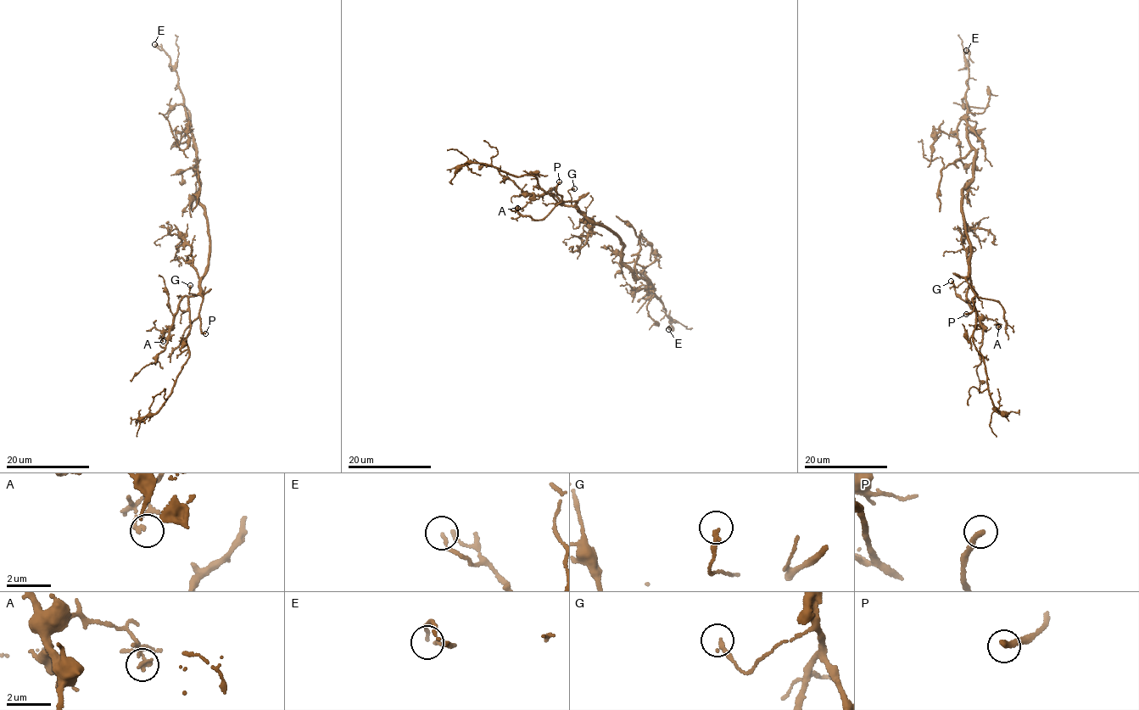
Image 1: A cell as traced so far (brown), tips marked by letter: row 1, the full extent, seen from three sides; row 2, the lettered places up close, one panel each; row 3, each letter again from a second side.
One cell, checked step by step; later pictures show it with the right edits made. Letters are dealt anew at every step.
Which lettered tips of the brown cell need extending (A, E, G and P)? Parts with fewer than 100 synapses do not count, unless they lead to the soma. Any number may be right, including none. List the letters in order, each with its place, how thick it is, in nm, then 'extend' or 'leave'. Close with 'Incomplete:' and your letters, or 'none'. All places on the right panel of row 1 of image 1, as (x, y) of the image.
A: place (998, 327); calibre 200 nm; leave
E: place (966, 50); calibre 120 nm; leave
G: place (951, 281); calibre 200 nm; leave
P: place (966, 314); calibre 240 nm; extend
Incomplete: P

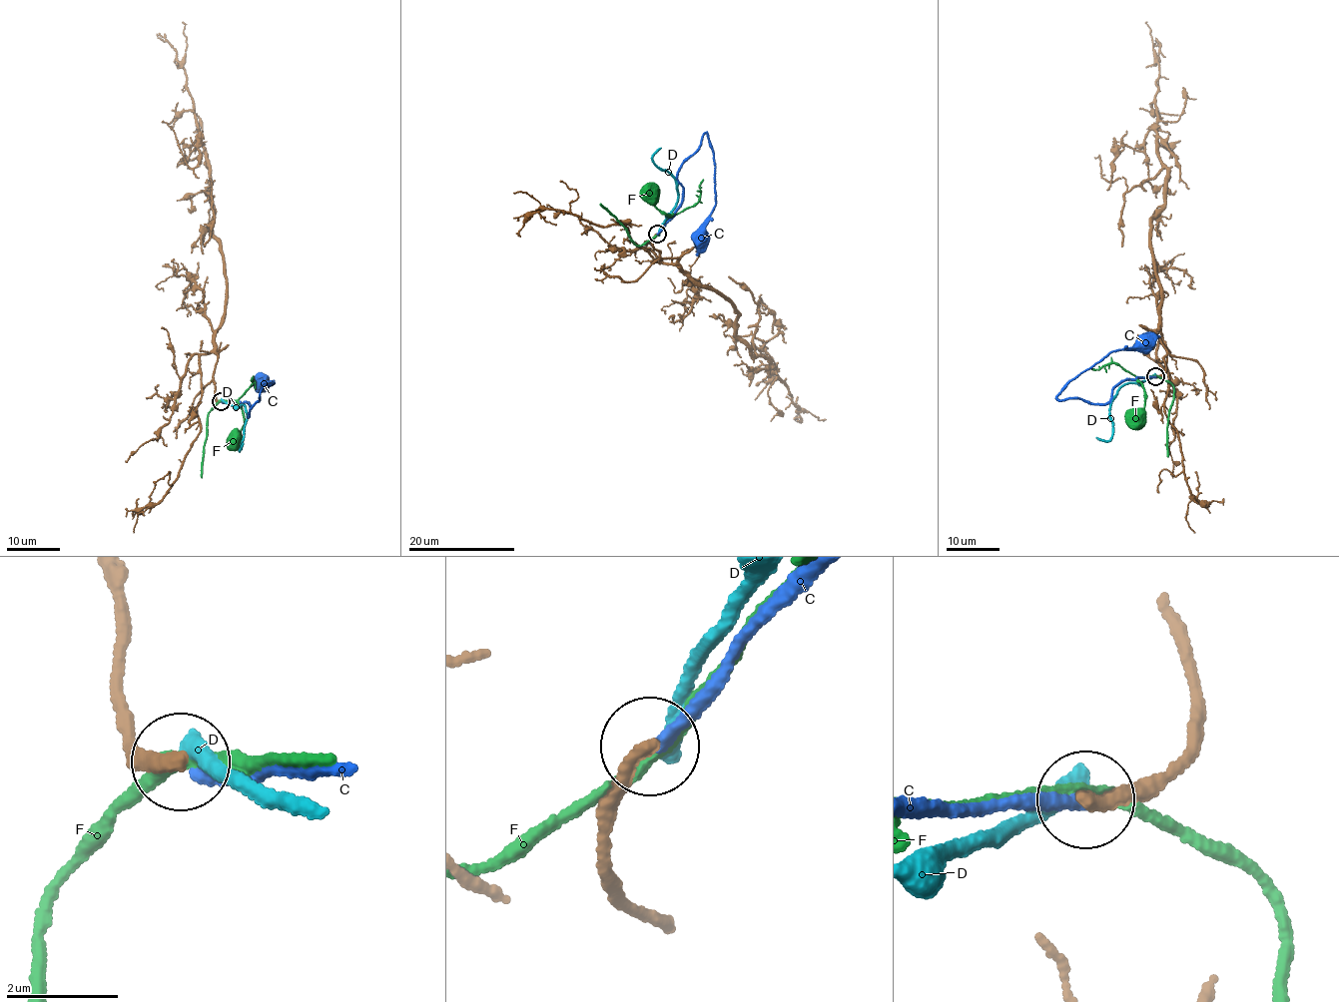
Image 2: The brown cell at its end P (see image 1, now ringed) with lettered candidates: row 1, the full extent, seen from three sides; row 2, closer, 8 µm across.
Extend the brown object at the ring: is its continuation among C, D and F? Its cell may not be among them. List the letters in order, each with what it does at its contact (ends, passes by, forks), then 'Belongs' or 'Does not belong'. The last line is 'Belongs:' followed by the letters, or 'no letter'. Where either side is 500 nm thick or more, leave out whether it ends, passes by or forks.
C: It ends there. Does not belong
D: It ends there. Does not belong
F: It passes by. Does not belong
Belongs: no letter

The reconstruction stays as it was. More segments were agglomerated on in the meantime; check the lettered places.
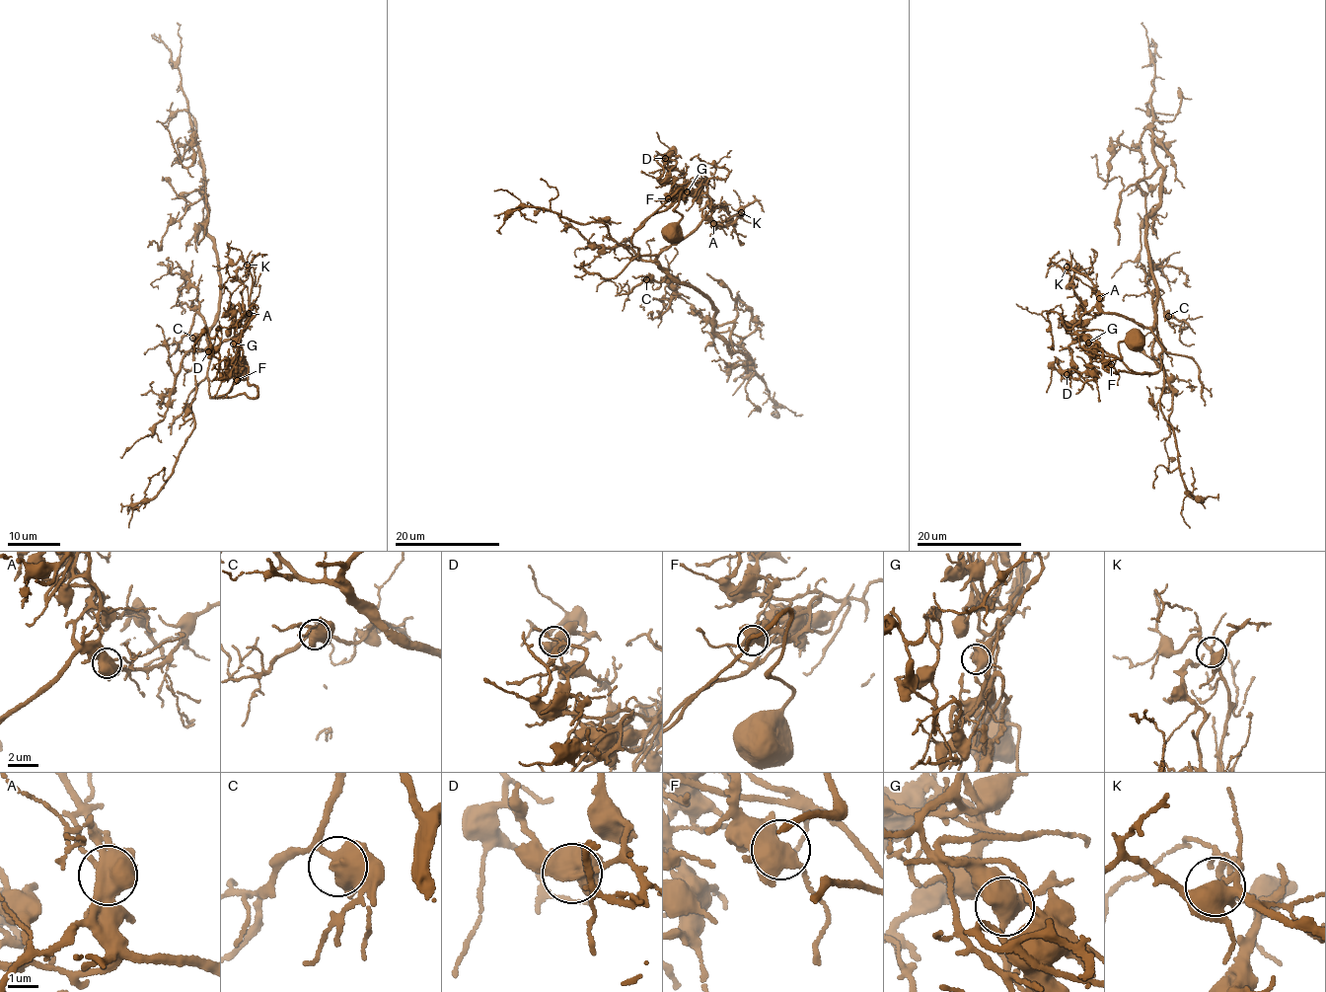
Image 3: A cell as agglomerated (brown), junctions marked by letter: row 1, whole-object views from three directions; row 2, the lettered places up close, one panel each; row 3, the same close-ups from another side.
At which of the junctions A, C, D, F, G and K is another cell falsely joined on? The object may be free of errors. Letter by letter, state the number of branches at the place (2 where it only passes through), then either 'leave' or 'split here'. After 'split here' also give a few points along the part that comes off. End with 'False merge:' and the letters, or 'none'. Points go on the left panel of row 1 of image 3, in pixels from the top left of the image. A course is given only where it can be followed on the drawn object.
A: branches 4; split here; course (249, 313), (235, 328), (242, 332), (227, 372), (206, 333), (193, 352)
C: branches 4; leave
D: branches 4; leave
F: branches 4; leave
G: branches 3; leave
K: branches 3; leave
False merge: A

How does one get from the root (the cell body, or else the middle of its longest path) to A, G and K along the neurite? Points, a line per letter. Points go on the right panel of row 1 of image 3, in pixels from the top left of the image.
A: (1132, 340), (1119, 343), (1120, 357), (1104, 368), (1113, 373), (1136, 372), (1074, 331), (1074, 324), (1099, 298)
G: (1132, 340), (1119, 343), (1120, 357), (1104, 368), (1113, 373), (1134, 373), (1120, 360), (1088, 343)
K: (1132, 340), (1119, 343), (1120, 357), (1104, 368), (1136, 372), (1074, 331), (1096, 305), (1097, 290), (1067, 267)

